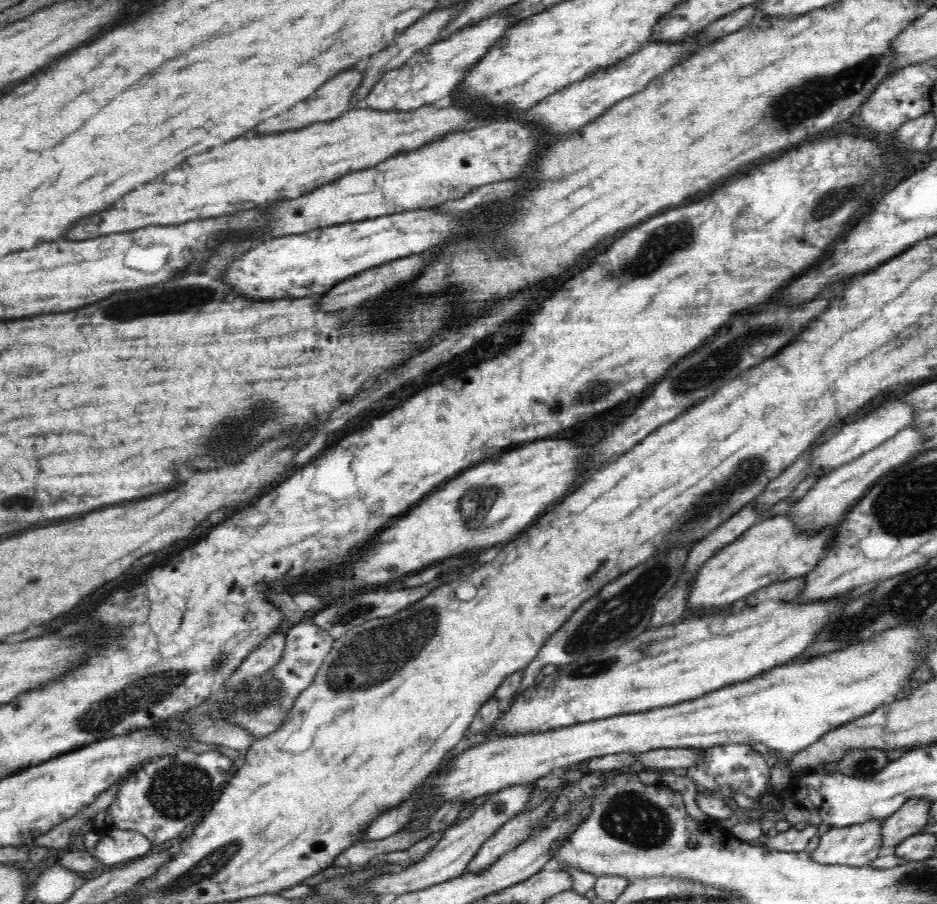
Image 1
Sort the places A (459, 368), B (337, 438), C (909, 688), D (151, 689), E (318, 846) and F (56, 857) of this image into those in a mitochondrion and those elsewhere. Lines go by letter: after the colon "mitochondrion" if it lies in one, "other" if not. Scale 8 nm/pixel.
A: other
B: other
C: other
D: mitochondrion
E: other
F: other

